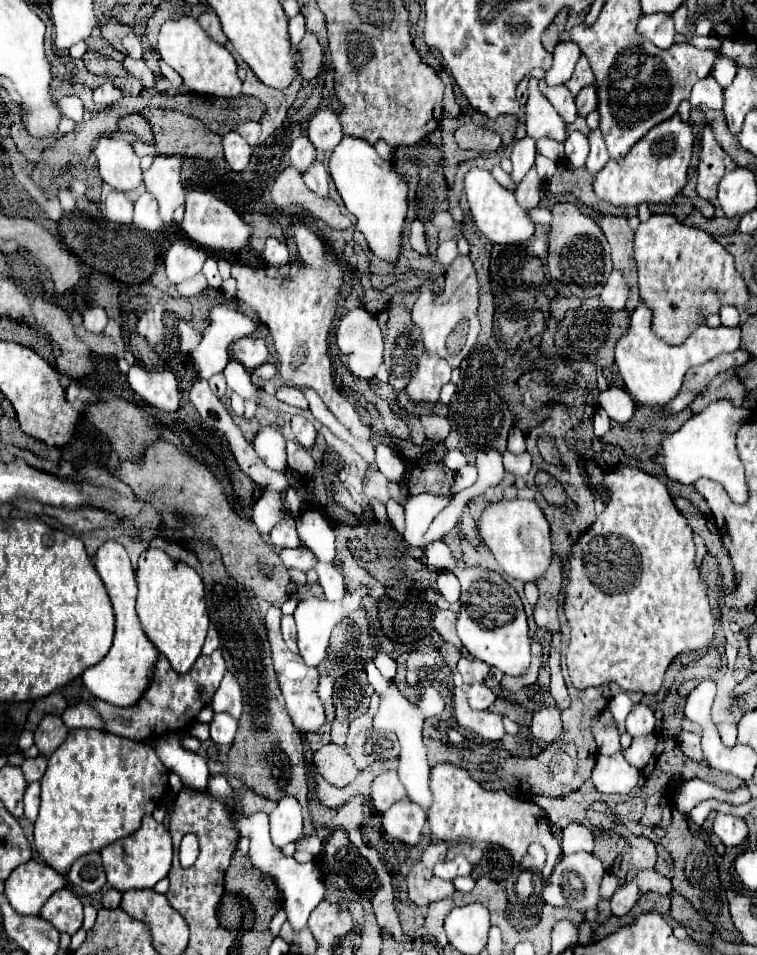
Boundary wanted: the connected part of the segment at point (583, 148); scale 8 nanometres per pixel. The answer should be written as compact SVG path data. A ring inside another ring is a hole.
M572 131L566 139L566 157L574 167L584 167L588 157L588 137L580 131Z

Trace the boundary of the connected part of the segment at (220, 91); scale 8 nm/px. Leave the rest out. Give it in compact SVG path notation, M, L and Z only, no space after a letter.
M180 17L176 21L166 21L160 27L158 35L158 53L174 71L180 73L184 85L196 93L208 95L212 99L234 101L242 93L242 81L236 73L236 61L230 51L218 43L214 43L204 29L192 17Z

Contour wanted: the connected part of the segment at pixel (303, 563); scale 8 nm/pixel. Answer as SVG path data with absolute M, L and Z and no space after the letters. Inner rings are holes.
M296 547L296 549L282 549L280 551L280 561L286 565L286 567L294 567L294 569L300 569L300 571L308 571L314 567L314 557L308 549L302 549L302 547Z

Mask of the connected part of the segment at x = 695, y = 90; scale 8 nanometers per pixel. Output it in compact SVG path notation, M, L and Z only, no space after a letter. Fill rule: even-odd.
M712 75L706 79L700 79L692 87L690 95L692 107L710 107L710 109L722 109L722 87L716 83Z

